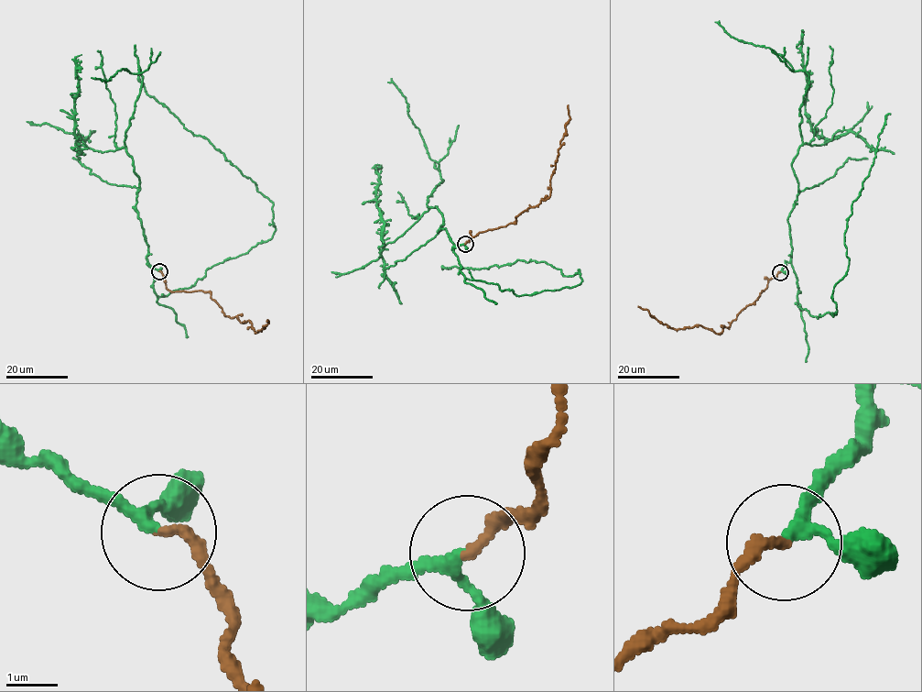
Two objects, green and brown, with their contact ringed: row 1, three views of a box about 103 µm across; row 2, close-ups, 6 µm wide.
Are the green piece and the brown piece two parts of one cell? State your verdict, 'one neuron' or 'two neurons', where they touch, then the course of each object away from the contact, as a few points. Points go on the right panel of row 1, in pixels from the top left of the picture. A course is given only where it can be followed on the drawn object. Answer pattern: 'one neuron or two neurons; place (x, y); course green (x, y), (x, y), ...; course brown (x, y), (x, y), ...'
one neuron; place (780, 272); course green (780, 271), (790, 262), (801, 310), (817, 317), (836, 314), (833, 287), (849, 263), (847, 222), (890, 114); course brown (780, 271), (768, 280), (757, 300), (742, 309), (720, 335), (699, 325), (673, 329), (638, 306)

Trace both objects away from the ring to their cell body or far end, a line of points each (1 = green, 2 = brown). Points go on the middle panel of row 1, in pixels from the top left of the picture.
1: (464, 244), (453, 247), (460, 273), (501, 291), (581, 280), (580, 269), (563, 275), (533, 260), (442, 269)
2: (464, 244), (471, 236), (514, 223), (520, 213), (548, 198), (550, 178), (569, 118), (567, 105)

